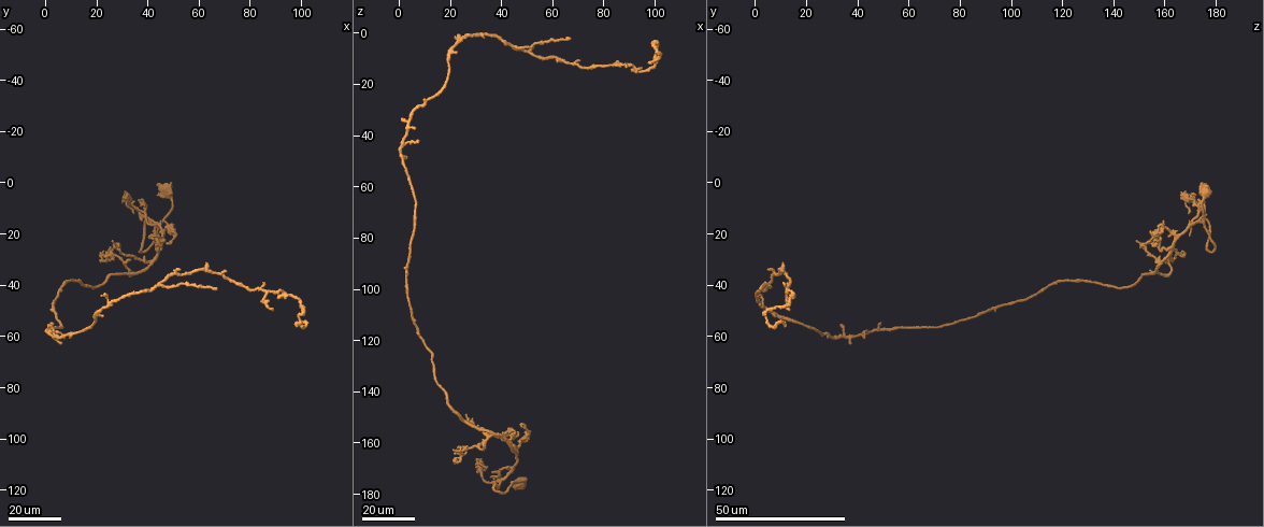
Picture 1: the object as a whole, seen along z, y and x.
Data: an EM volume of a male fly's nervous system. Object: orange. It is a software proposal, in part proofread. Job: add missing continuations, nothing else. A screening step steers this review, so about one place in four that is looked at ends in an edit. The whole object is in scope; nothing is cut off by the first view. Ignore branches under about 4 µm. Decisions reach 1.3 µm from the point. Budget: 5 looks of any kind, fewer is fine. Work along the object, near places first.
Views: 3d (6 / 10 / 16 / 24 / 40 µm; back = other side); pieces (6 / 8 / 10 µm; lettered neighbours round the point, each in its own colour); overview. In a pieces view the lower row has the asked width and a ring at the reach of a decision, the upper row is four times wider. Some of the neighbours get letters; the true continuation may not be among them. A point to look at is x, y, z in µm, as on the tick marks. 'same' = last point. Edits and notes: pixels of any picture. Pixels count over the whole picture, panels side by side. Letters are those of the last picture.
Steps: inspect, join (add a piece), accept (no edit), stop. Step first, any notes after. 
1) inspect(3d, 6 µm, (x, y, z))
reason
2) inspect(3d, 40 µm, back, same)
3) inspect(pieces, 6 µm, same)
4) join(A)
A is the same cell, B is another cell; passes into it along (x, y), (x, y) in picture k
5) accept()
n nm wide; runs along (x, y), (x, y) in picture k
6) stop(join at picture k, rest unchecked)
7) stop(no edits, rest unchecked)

inspect(3d, 24 µm, (85, 39, 11))
branch stops here

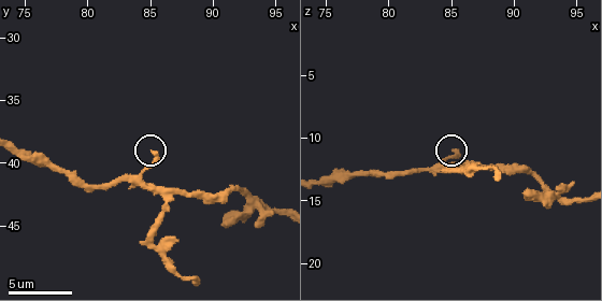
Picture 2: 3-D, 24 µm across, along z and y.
inspect(pieces, 10 µm, (85.2, 39.2, 10.8))
see the neighbours

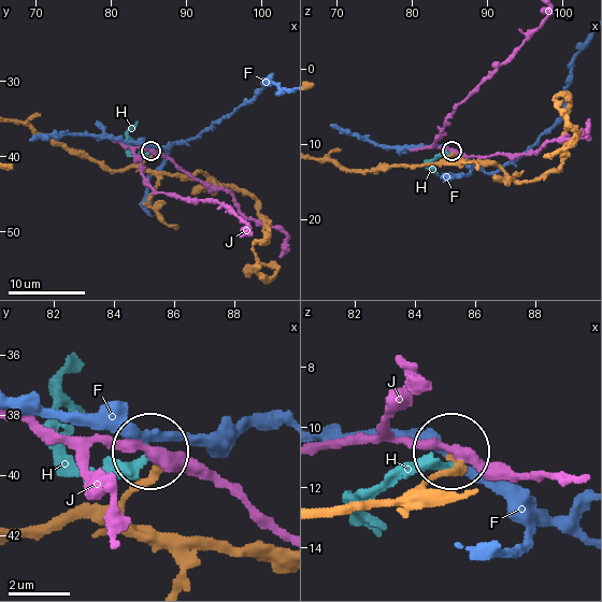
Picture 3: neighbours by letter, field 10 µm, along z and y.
accept()
F, H and J are other cells; runs along (368, 507), (406, 505), (453, 456) in picture 3; none of them fits

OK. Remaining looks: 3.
inspect(3d, 24 µm, (63, 32, 11))
an open end

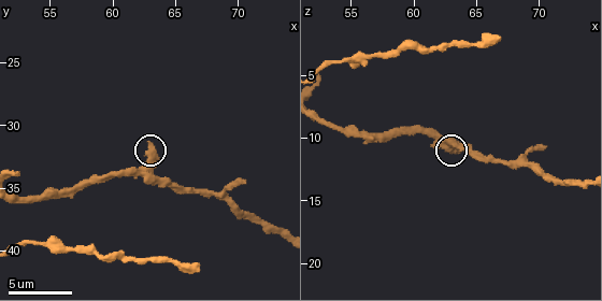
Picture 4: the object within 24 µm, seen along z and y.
inspect(3d, 10 µm, same)

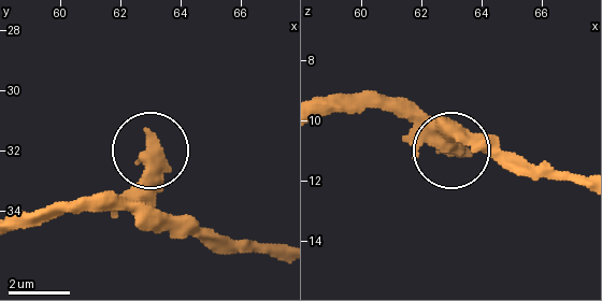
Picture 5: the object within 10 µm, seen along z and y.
inspect(pieces, 10 µm, same)
what lies round it

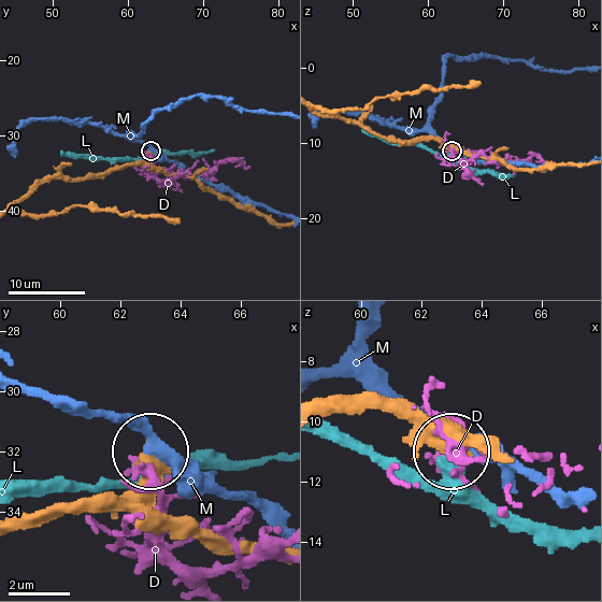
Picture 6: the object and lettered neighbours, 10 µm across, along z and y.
accept()
290 nm wide; D, L and M are other cells; runs along (41, 184), (137, 166), (149, 151) in picture 6; no lettered piece goes on from it

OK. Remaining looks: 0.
stop(no edits, rest unchecked)

